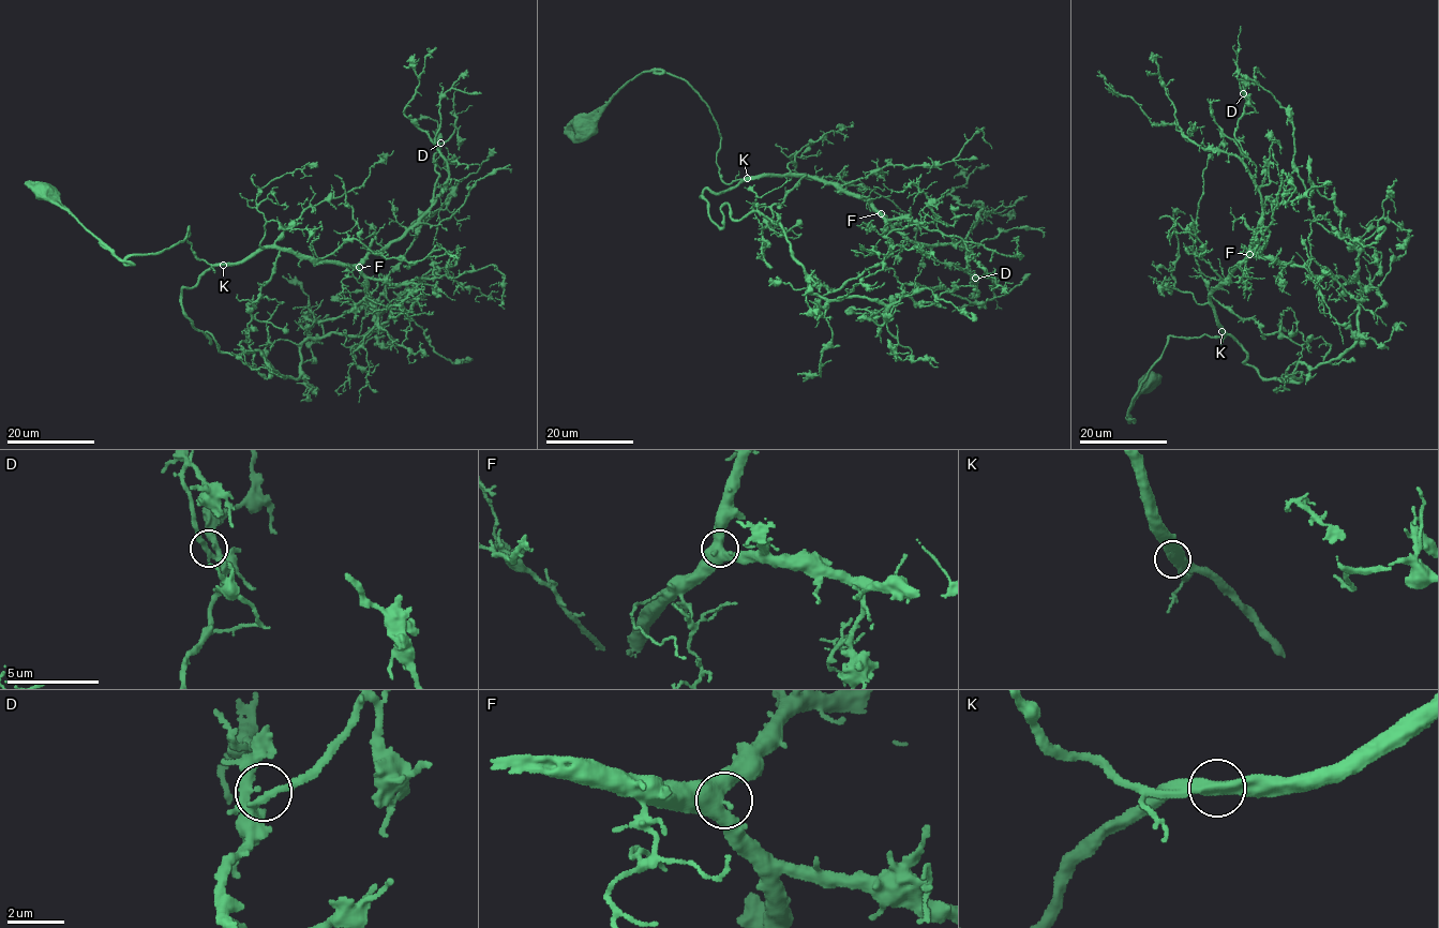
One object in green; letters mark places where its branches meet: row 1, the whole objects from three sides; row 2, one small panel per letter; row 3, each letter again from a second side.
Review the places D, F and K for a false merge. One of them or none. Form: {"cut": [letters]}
{"cut": []}

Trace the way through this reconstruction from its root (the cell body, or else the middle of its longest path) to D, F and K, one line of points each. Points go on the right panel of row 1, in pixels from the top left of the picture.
D: (1148, 383), (1127, 420), (1170, 335), (1225, 334), (1209, 294), (1242, 264), (1262, 214), (1234, 136), (1243, 93)
F: (1148, 383), (1134, 402), (1127, 420), (1130, 420), (1130, 400), (1170, 335), (1225, 335), (1209, 294), (1249, 254)
K: (1148, 383), (1134, 402), (1127, 420), (1130, 420), (1130, 400), (1170, 335), (1223, 338), (1225, 334), (1223, 331)

